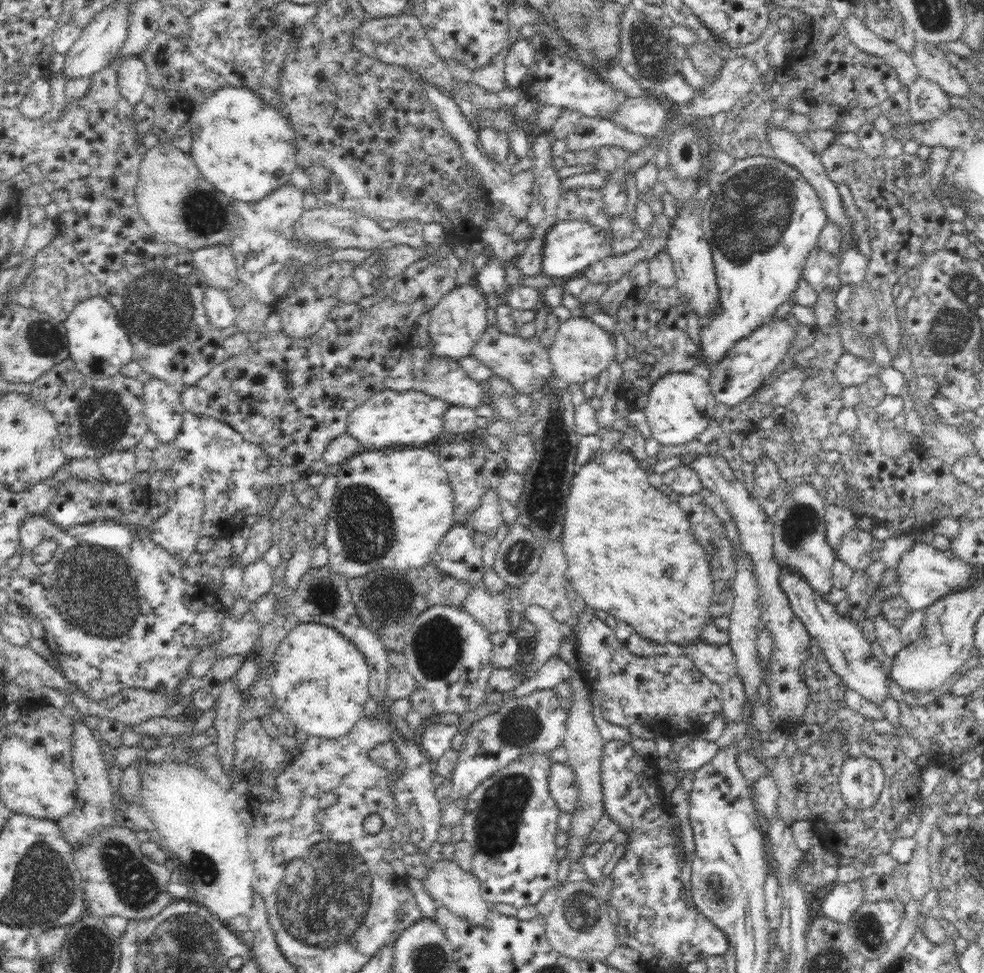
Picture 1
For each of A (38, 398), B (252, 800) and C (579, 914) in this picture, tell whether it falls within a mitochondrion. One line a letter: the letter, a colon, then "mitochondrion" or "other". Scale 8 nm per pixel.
A: other
B: other
C: mitochondrion

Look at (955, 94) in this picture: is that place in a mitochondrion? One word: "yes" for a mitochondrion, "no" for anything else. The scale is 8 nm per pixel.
no

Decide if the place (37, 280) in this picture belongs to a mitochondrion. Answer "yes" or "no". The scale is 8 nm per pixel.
no

